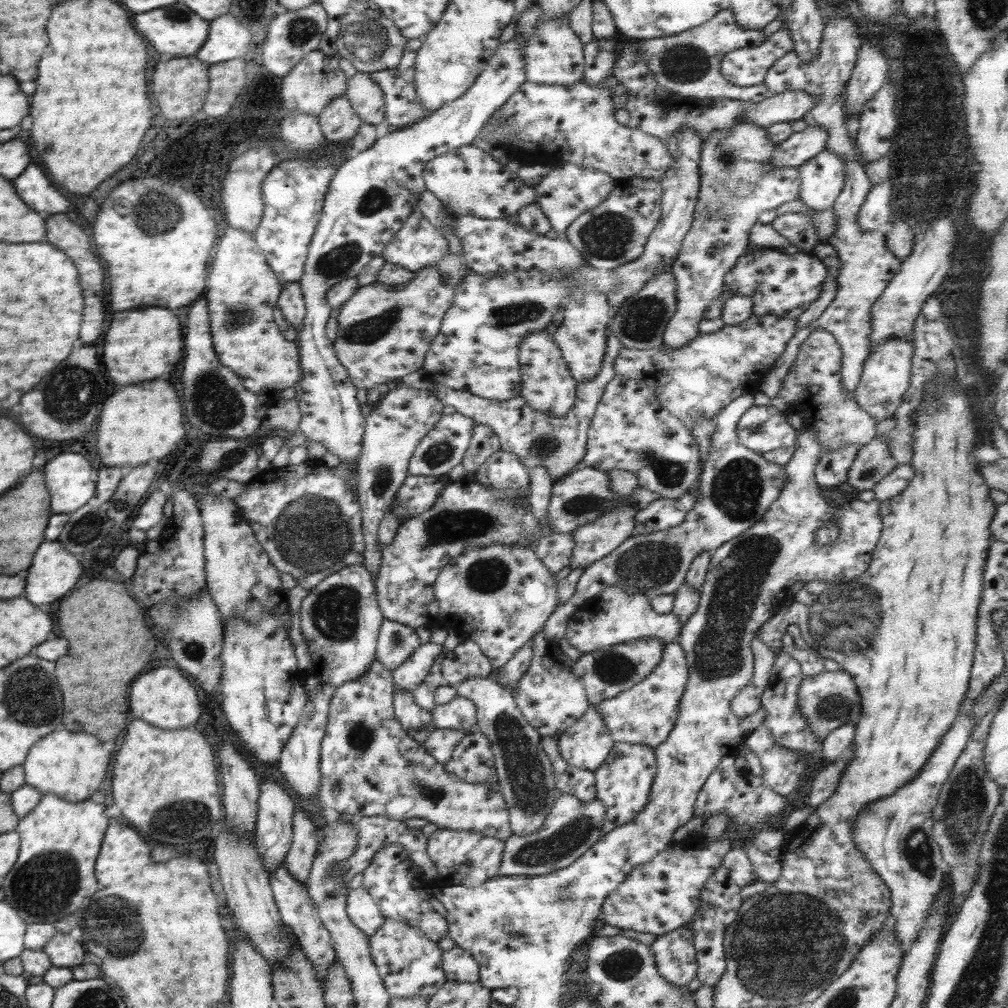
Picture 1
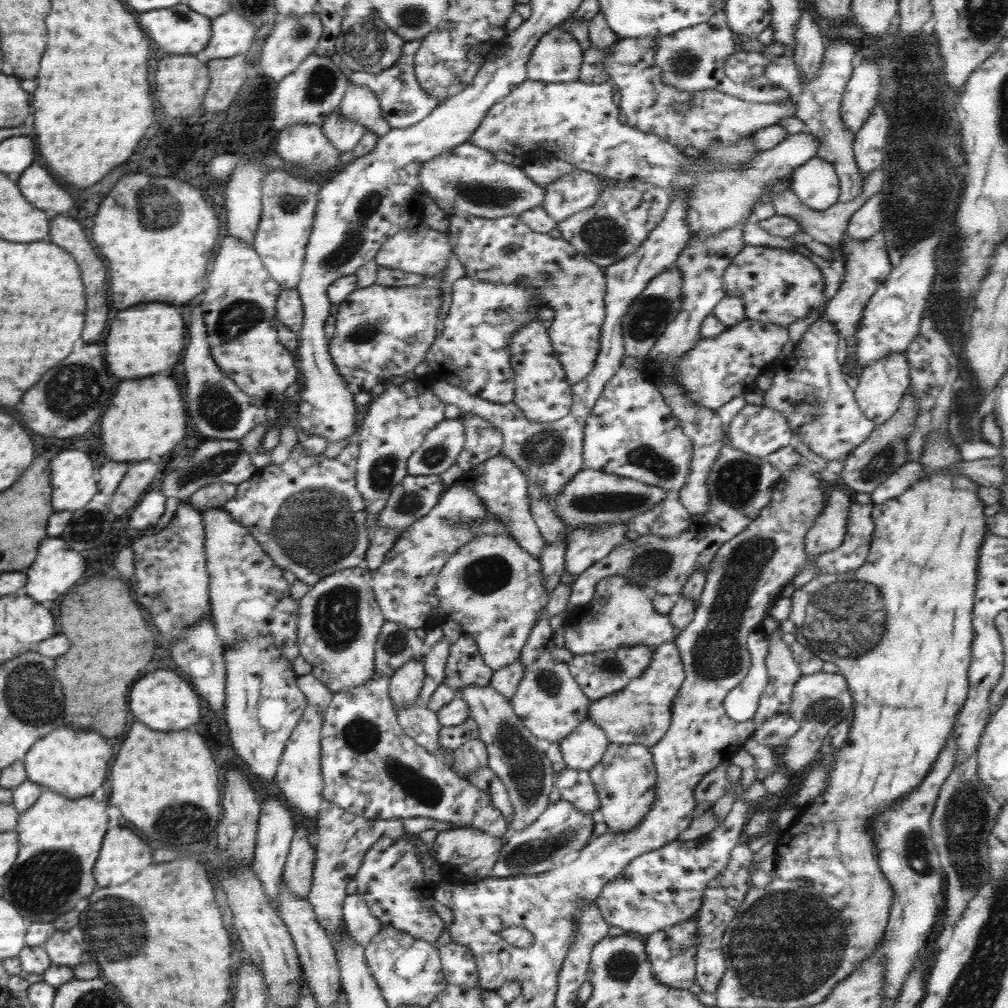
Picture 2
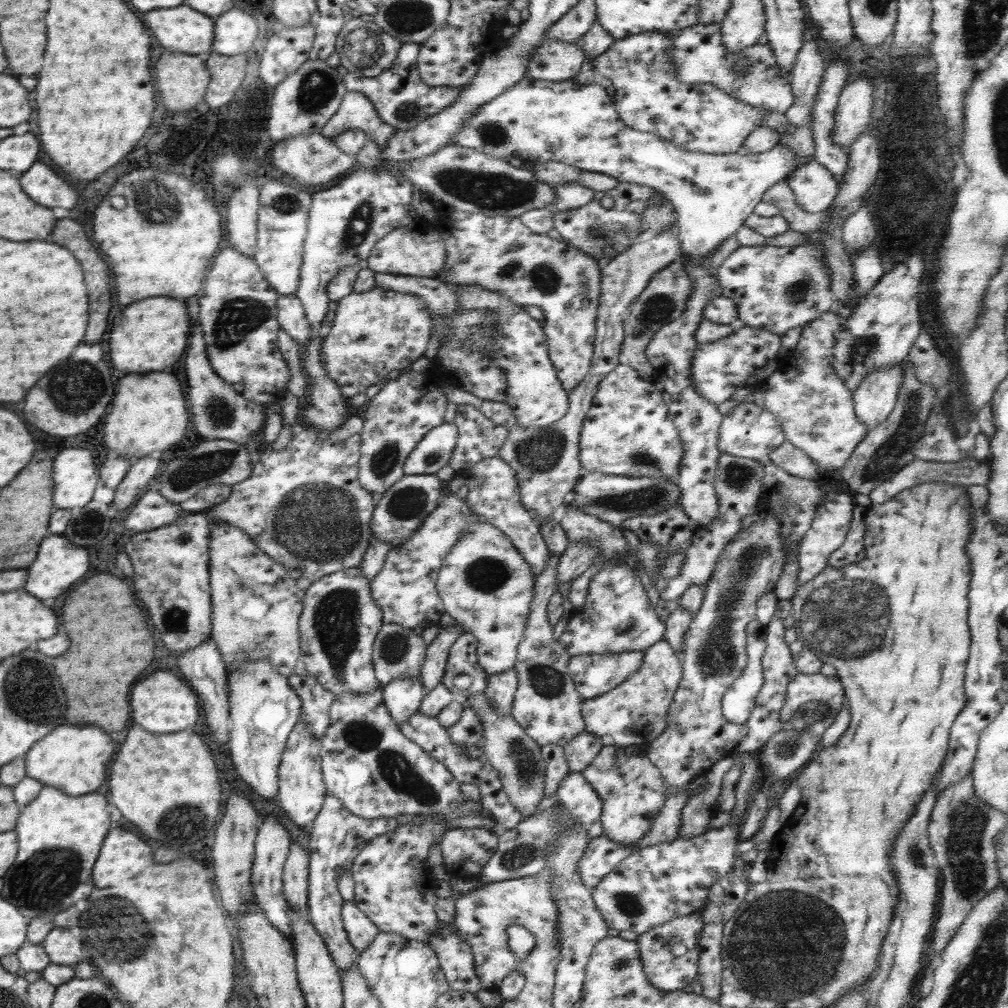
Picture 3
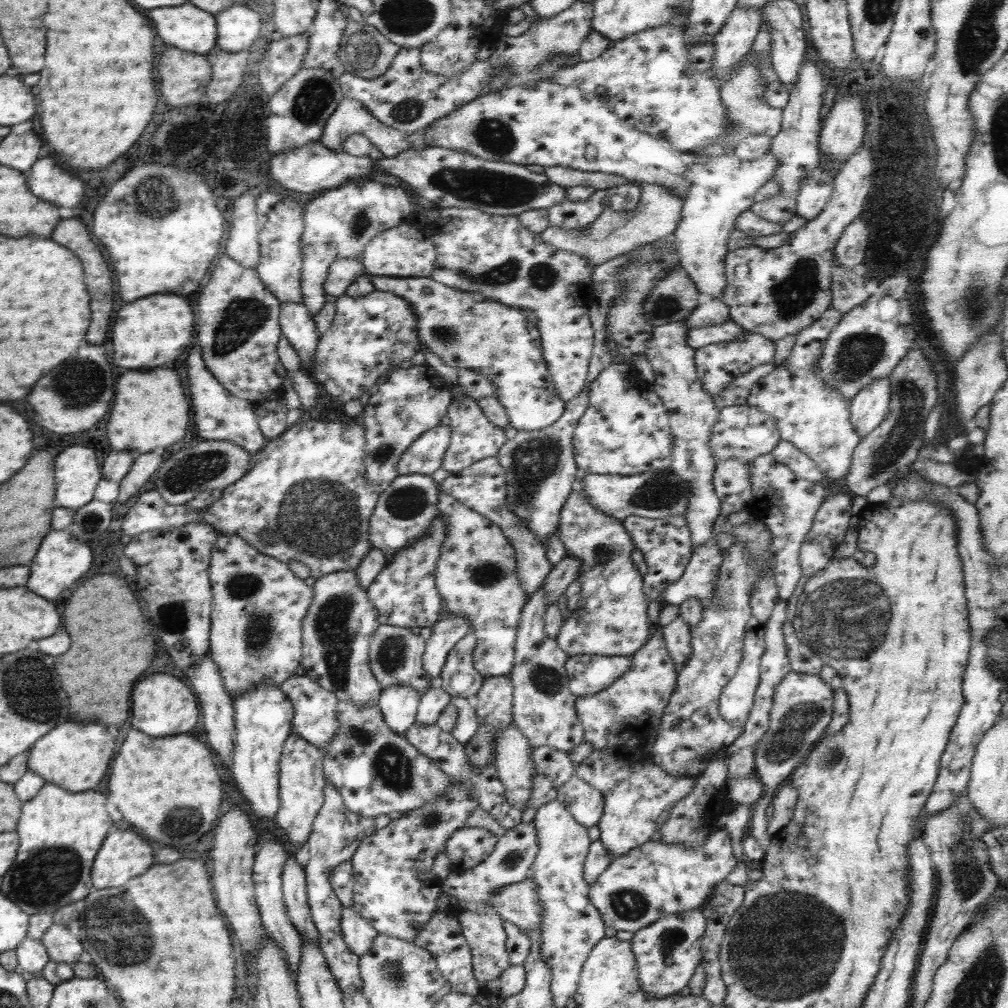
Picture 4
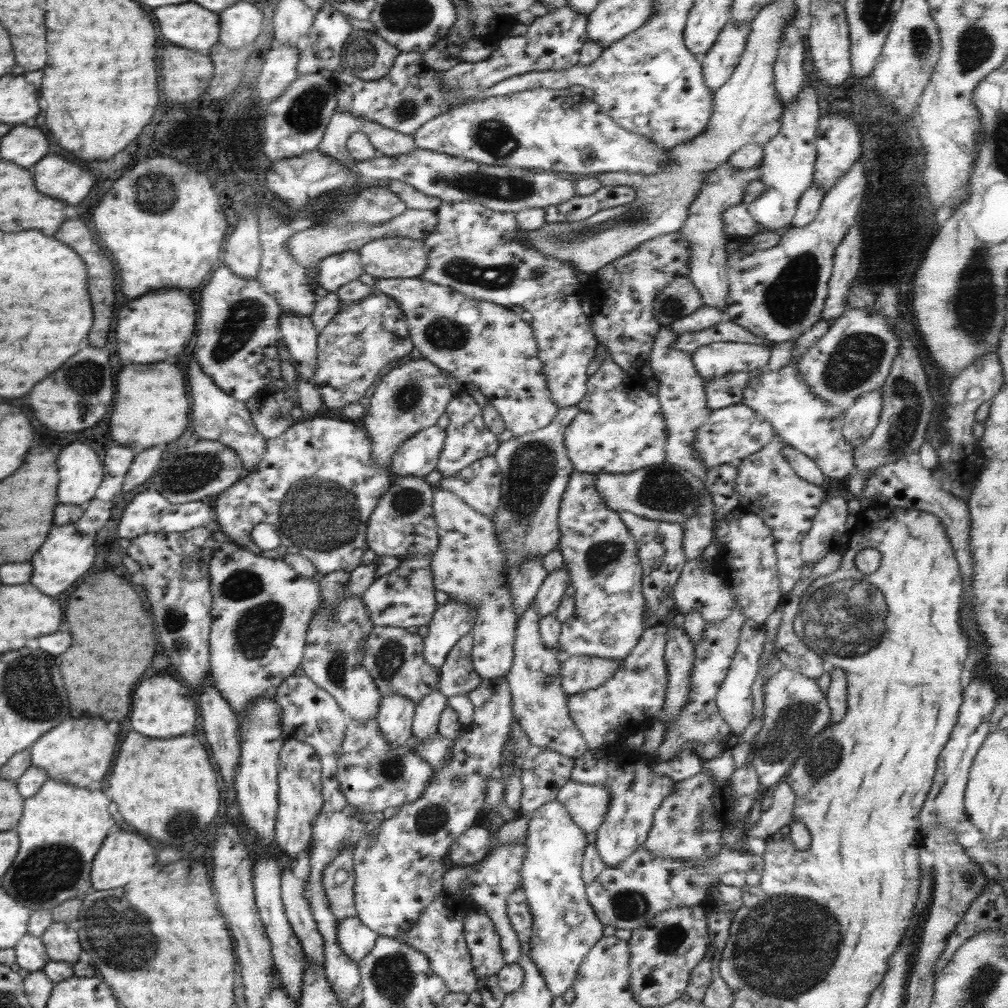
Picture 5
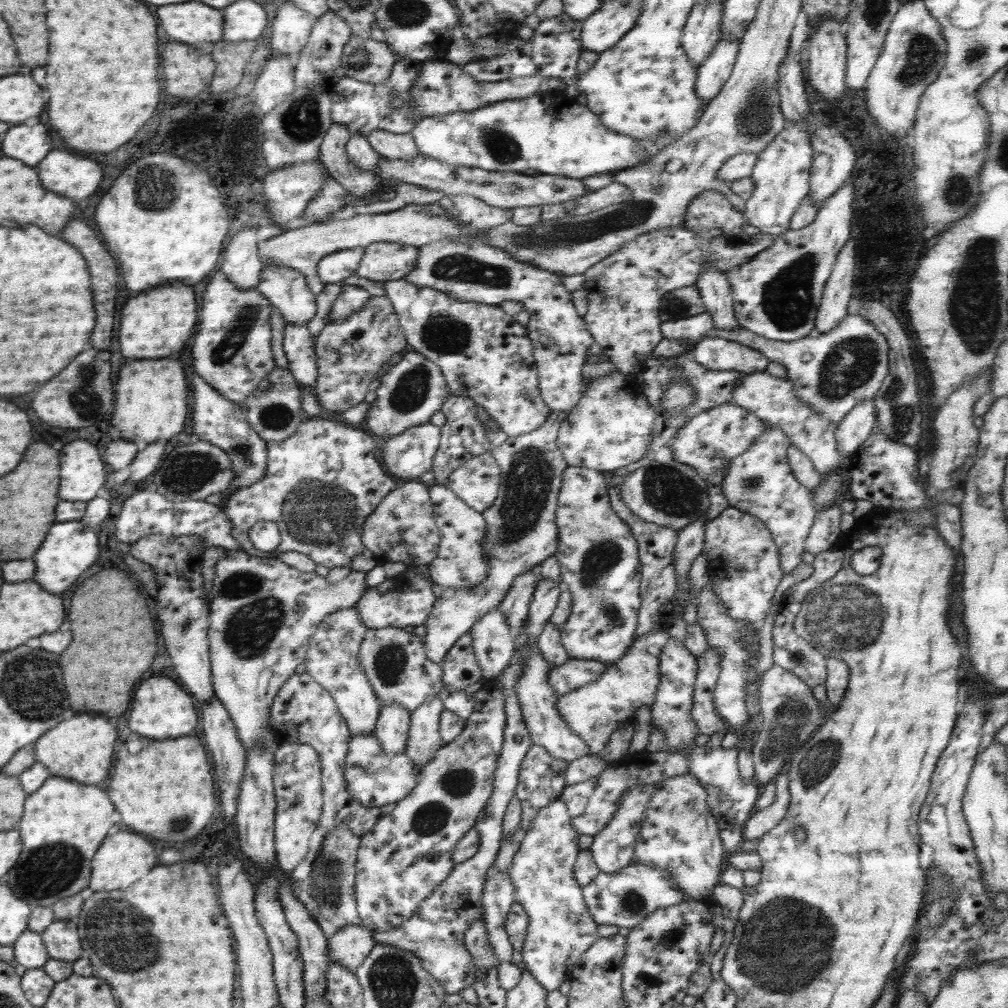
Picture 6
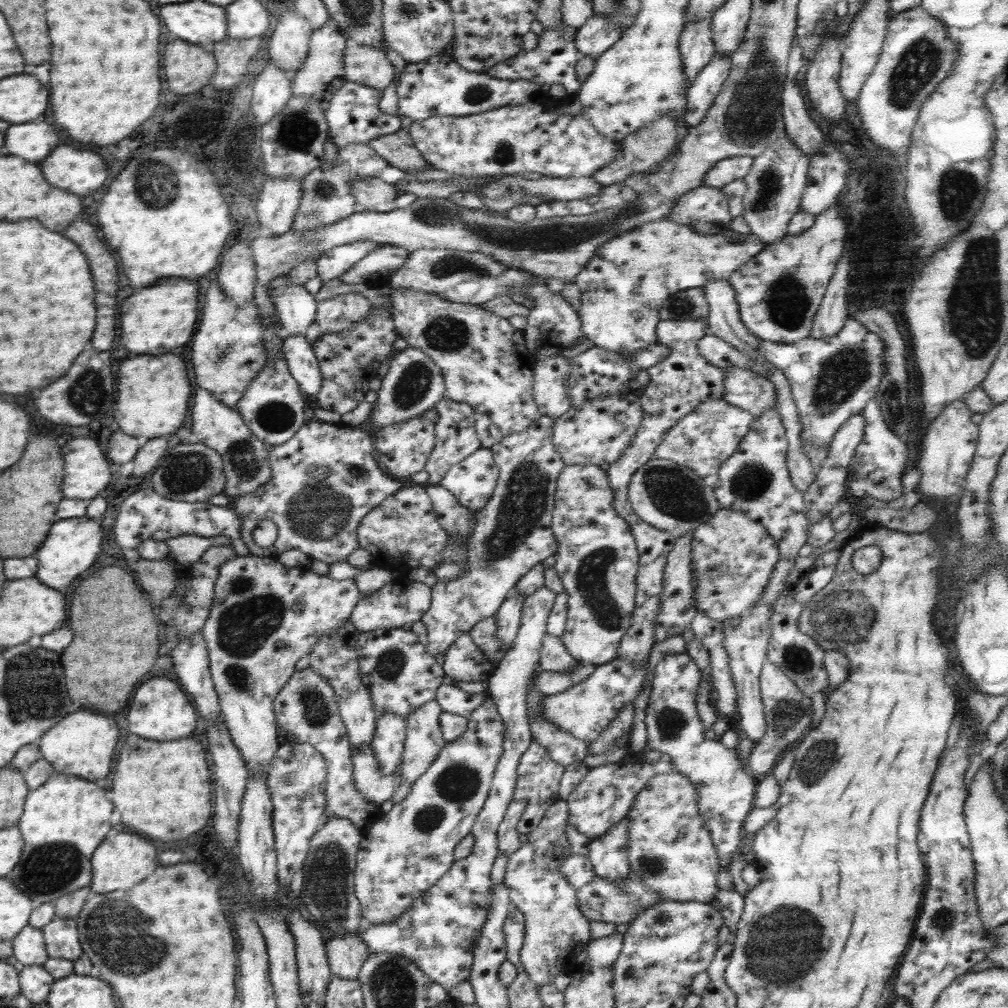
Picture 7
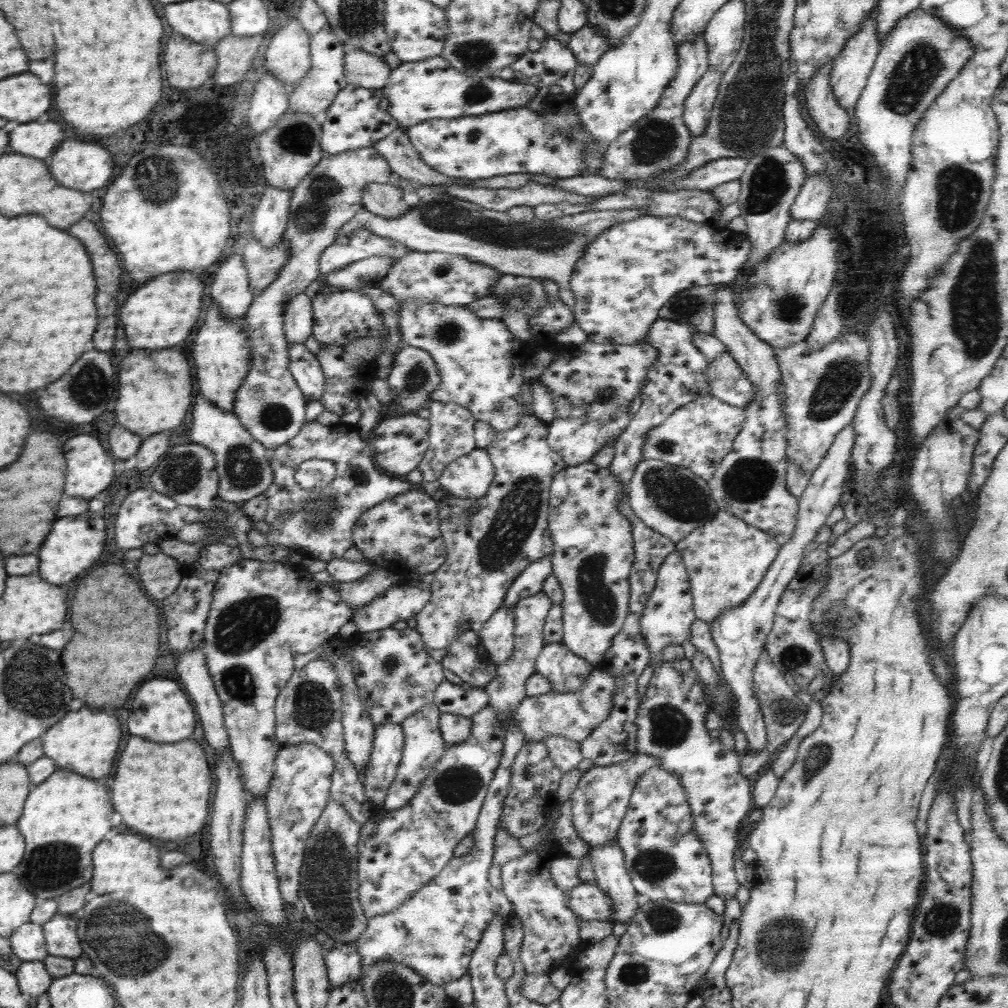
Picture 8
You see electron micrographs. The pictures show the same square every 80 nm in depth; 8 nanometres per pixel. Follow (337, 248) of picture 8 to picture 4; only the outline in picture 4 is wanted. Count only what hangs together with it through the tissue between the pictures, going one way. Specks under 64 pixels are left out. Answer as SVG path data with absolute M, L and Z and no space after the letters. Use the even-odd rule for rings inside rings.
M338 259L328 269L323 284L324 293L339 297L345 294L348 286L359 276L365 274L365 268L360 260Z

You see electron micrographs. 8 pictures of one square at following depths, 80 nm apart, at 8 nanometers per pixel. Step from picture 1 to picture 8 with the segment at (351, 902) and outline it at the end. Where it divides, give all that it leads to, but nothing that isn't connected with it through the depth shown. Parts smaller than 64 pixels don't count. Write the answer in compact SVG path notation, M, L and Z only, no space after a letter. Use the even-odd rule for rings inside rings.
M342 944L329 951L325 950L323 956L331 986L344 986L360 980L362 958L360 952L355 951L354 944Z

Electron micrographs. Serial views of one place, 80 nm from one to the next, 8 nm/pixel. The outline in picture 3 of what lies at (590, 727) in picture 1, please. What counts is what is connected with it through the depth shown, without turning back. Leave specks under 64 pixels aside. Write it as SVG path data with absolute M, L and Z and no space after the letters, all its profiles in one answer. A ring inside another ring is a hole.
M583 730L563 746L564 758L571 772L586 768L604 746L602 738Z

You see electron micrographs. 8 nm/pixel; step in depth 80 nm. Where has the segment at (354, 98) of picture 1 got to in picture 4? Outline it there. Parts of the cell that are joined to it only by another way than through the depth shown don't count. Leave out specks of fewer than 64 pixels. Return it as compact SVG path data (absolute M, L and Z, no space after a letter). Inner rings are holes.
M343 98L341 103L336 107L336 110L328 117L319 141L330 150L342 152L345 139L352 134L363 135L382 156L388 158L399 155L400 152L411 148L405 133L386 124L382 124L377 118L374 118L373 114L368 112L368 109L361 102L353 98Z

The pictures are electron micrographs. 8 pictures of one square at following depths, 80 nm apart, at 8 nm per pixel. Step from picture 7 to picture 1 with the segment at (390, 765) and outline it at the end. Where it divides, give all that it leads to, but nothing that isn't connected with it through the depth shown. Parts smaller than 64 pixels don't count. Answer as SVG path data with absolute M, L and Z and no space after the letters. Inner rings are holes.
M428 641L421 644L398 668L391 671L393 688L412 692L426 678L435 658L444 651L444 646Z

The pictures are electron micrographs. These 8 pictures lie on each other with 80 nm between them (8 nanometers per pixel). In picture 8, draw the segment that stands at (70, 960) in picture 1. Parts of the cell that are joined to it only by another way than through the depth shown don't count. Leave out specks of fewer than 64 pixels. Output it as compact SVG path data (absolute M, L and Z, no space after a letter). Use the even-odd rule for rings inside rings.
M57 913L48 923L42 925L42 930L48 955L76 960L83 954L75 915Z

